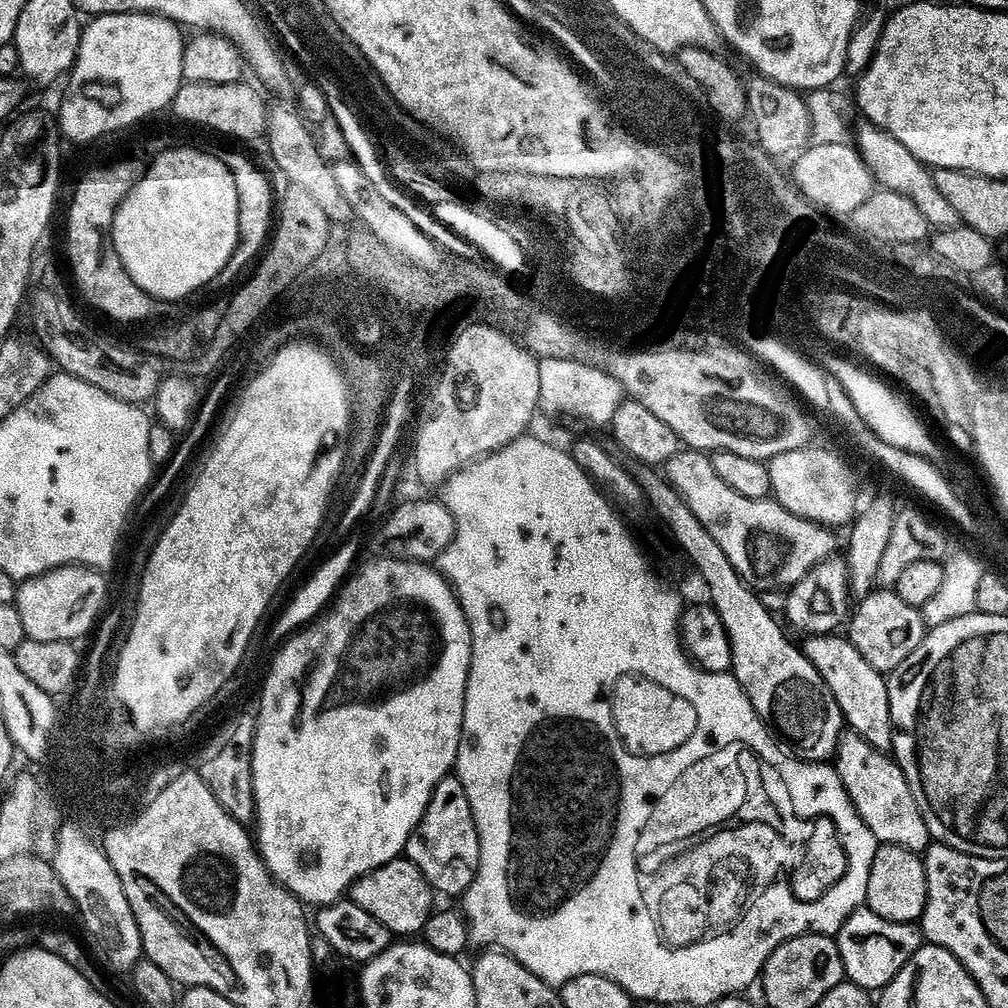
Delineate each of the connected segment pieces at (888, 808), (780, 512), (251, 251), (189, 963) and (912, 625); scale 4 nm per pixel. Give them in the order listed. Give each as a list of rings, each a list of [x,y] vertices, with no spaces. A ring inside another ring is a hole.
[[[848,730],[843,733],[837,746],[834,769],[850,802],[858,810],[862,822],[866,822],[876,841],[917,854],[928,851],[933,839],[926,826],[926,818],[922,818],[922,810],[915,800],[911,786],[907,784],[906,774],[891,755],[872,748],[870,742],[858,733]]]
[[[695,450],[677,452],[666,465],[666,479],[672,489],[684,499],[686,506],[690,506],[690,510],[694,512],[694,518],[698,518],[698,522],[706,526],[710,538],[714,538],[714,542],[722,546],[722,554],[730,558],[730,566],[734,566],[734,570],[742,577],[744,583],[757,593],[776,592],[779,588],[789,590],[814,570],[812,527],[816,524],[790,514],[790,510],[776,503],[775,499],[751,500],[730,490],[730,486],[726,486],[722,478],[718,478],[718,472],[714,470],[711,459],[705,453]]]
[[[240,152],[223,153],[222,159],[234,178],[234,186],[238,186],[238,230],[240,231],[240,241],[230,258],[230,262],[222,270],[219,278],[221,285],[234,283],[248,267],[251,269],[257,263],[258,257],[265,251],[266,245],[273,235],[274,213],[278,208],[277,201],[275,199],[272,201],[272,184],[268,181],[267,174],[254,161],[247,160]]]
[[[134,870],[130,888],[124,889],[126,898],[136,915],[139,933],[142,934],[144,956],[153,960],[158,966],[162,966],[162,970],[166,970],[166,974],[170,974],[170,978],[176,981],[177,985],[188,988],[209,988],[226,998],[234,998],[238,994],[244,994],[244,990],[250,990],[246,984],[230,988],[228,982],[196,950],[194,942],[190,942],[190,938],[183,937],[182,930],[179,930],[174,922],[169,921],[166,914],[160,910],[160,884],[152,876]],[[156,888],[158,888],[158,906],[152,900],[152,894],[156,894]]]
[[[873,590],[865,600],[855,605],[846,628],[846,636],[859,654],[866,658],[866,662],[874,670],[883,674],[894,671],[910,657],[910,654],[914,654],[914,650],[922,646],[925,635],[923,611],[914,606],[906,606],[906,602],[902,602],[902,598],[895,590]]]

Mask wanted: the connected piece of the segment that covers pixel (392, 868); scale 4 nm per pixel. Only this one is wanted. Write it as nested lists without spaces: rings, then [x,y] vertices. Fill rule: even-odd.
[[[401,858],[366,874],[350,889],[350,900],[373,915],[396,938],[416,938],[424,931],[434,913],[434,889],[411,860]]]

